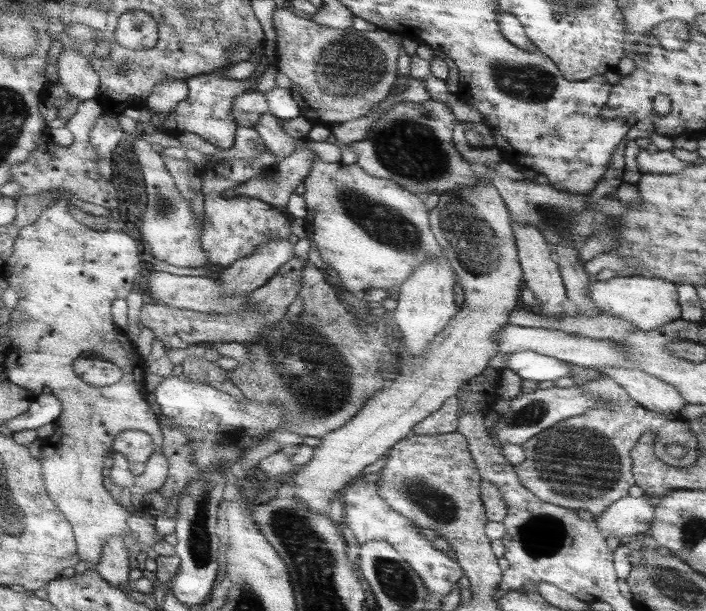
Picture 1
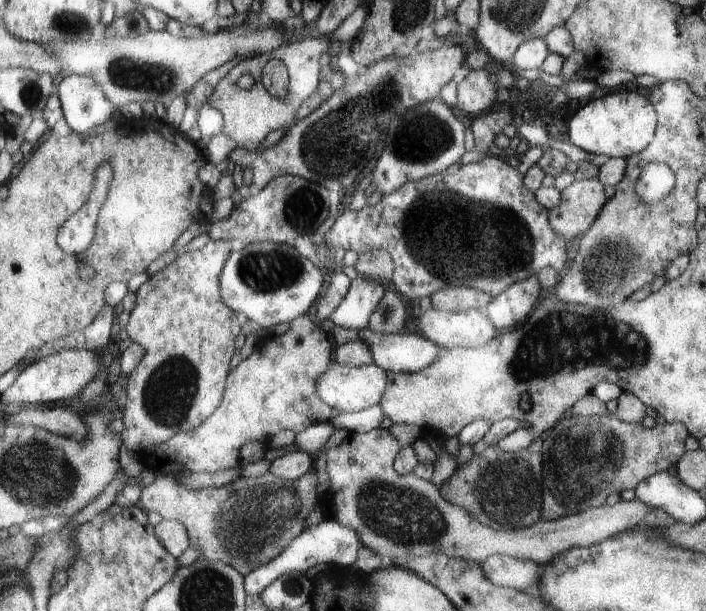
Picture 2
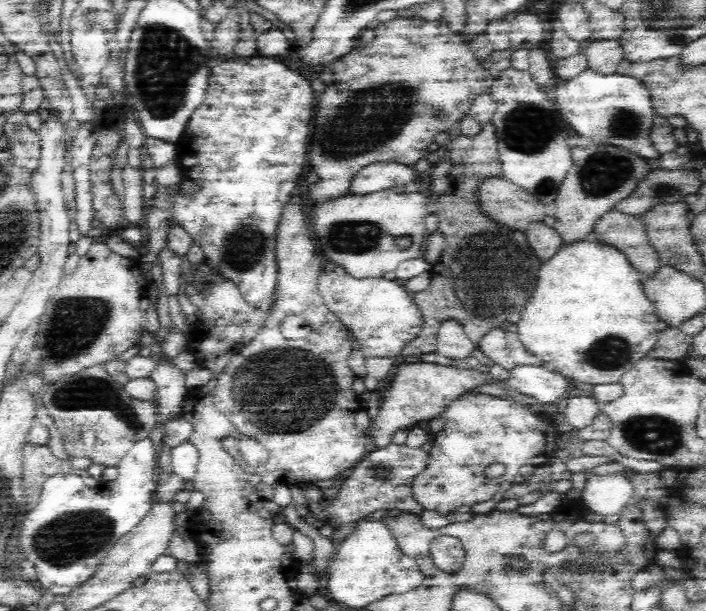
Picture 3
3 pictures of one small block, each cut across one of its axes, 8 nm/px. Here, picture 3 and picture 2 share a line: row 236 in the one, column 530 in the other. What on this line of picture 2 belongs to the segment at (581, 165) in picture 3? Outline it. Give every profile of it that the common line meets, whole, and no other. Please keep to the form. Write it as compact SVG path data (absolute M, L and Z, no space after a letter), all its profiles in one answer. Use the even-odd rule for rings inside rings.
M493 554L493 558L489 558L489 562L483 564L483 572L493 584L507 586L519 592L537 592L539 588L537 578L543 578L543 566L539 566L537 562L499 556L499 554ZM539 568L541 568L541 574L539 574Z

